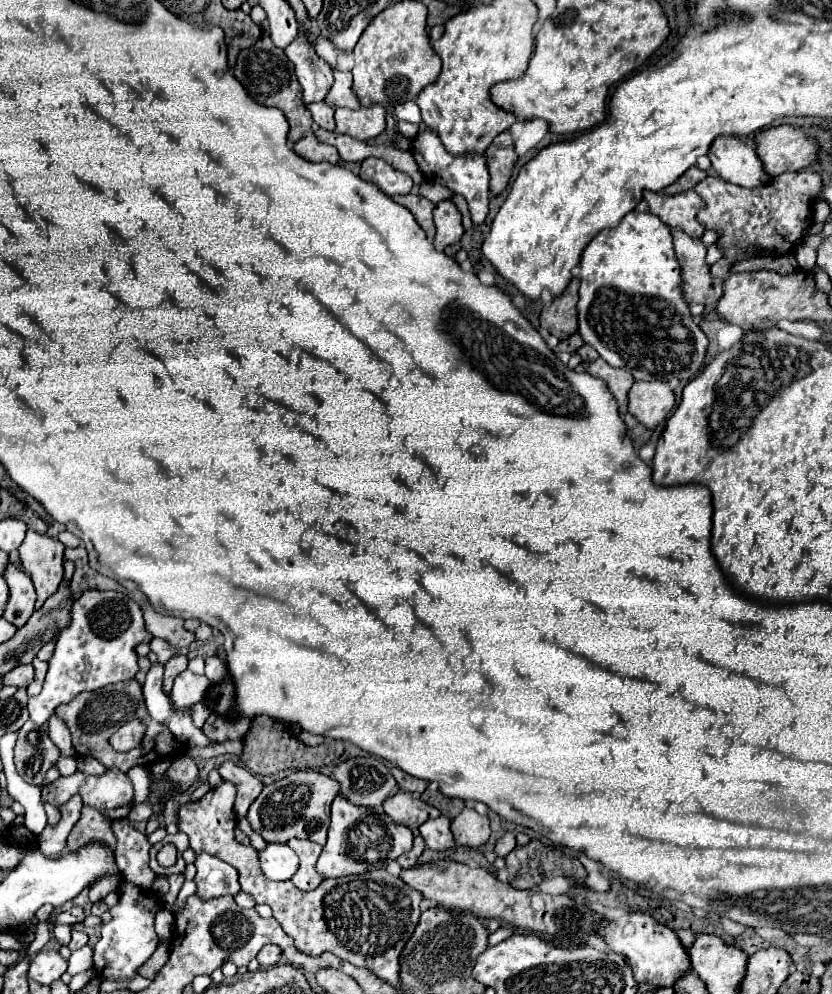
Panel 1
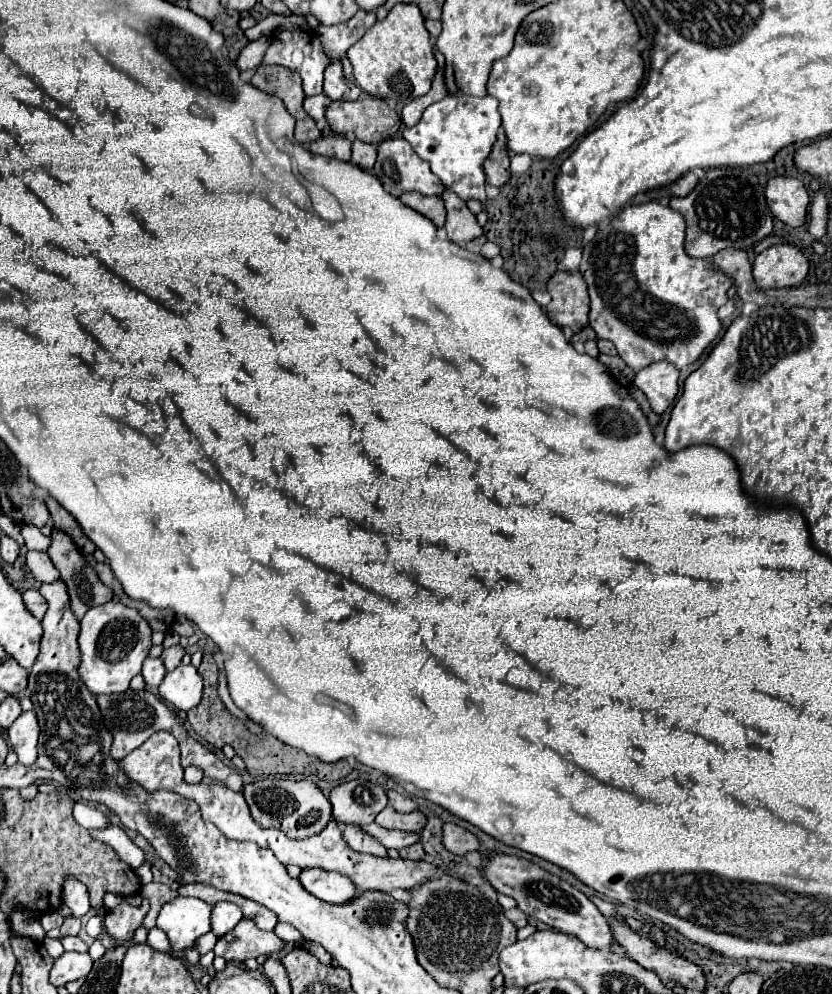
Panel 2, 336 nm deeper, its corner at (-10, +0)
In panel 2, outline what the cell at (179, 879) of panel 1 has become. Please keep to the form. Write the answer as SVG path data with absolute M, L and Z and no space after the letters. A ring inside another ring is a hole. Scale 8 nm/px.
M143 899L138 907L130 905L128 901L118 903L116 907L108 909L104 915L104 927L106 933L116 939L118 943L128 943L134 935L134 931L142 925L150 905L146 899Z

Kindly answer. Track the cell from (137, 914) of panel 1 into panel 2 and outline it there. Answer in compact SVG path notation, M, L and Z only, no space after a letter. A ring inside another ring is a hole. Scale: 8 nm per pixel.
M176 897L160 909L156 925L168 935L174 951L184 951L210 931L210 915L212 905L194 897Z

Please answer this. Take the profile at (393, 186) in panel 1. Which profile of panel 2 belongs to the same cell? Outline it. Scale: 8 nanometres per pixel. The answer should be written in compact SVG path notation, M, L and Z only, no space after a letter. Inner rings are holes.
M386 139L378 145L378 161L374 165L374 175L382 181L388 193L402 195L404 191L418 191L422 195L442 195L442 181L430 171L430 165L424 159L418 159L416 151L406 143L406 139Z

